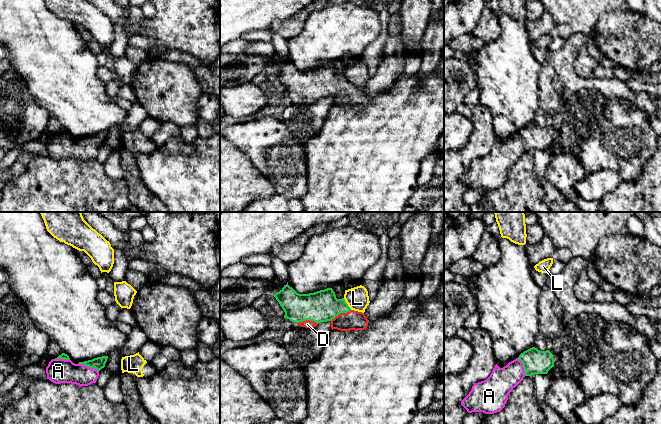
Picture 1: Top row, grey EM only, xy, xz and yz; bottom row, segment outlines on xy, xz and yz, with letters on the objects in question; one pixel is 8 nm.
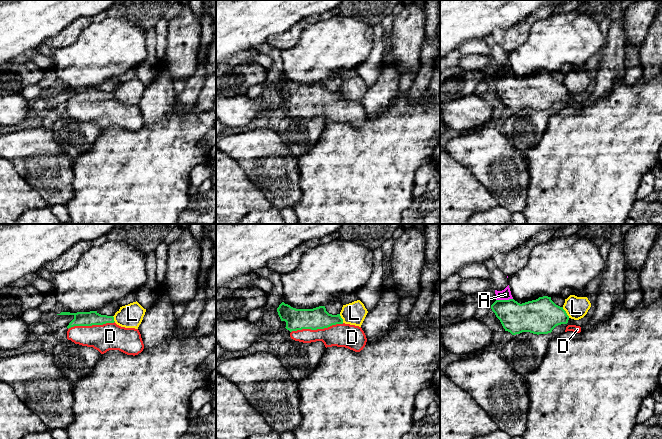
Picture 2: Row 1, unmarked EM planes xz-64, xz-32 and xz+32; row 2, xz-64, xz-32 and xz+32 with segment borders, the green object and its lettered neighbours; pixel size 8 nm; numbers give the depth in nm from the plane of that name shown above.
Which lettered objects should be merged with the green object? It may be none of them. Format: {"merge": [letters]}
{"merge": ["A", "D"]}

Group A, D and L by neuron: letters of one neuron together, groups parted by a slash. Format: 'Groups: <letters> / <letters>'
Groups: A D / L

